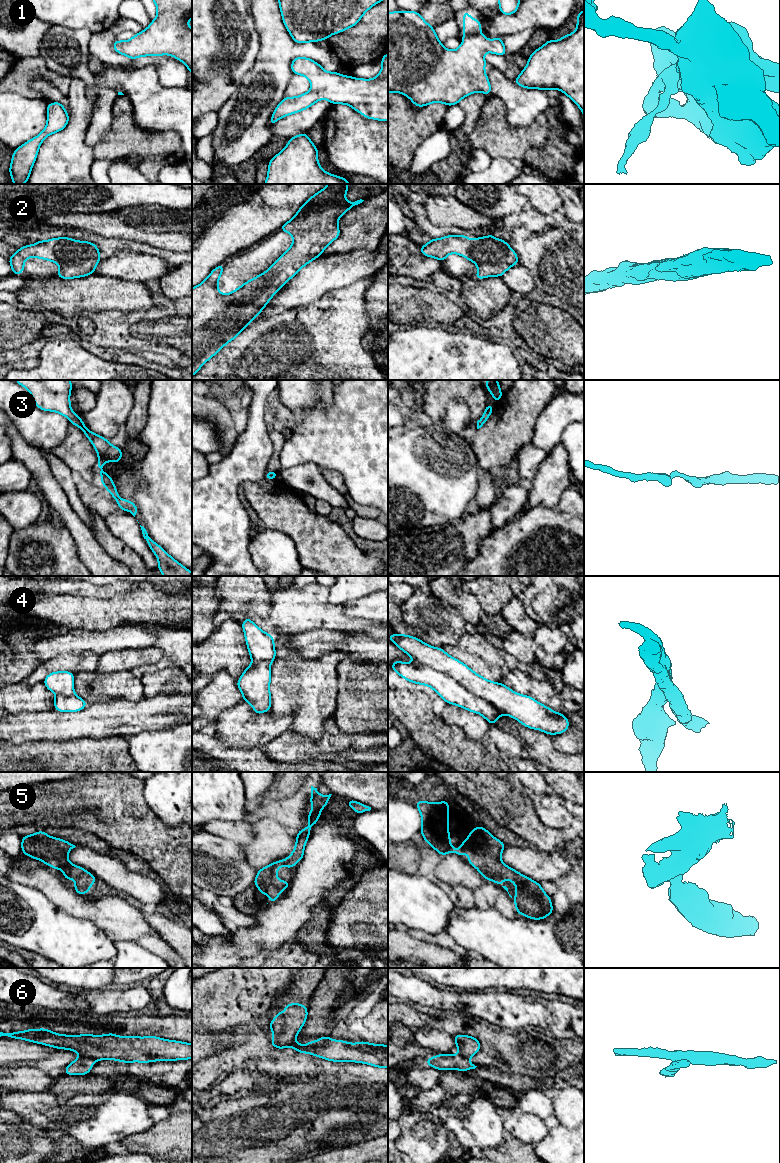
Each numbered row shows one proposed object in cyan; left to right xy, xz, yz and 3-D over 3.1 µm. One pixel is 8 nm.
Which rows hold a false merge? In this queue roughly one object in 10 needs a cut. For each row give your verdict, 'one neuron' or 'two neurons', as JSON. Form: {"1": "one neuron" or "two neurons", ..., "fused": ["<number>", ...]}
{"1": "one neuron", "2": "one neuron", "3": "one neuron", "4": "one neuron", "5": "one neuron", "6": "two neurons", "fused": ["6"]}

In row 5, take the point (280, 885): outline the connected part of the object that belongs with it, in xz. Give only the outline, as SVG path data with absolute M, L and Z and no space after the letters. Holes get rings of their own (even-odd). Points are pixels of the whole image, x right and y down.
M311 786L310 804L313 806L313 809L310 810L307 816L309 825L303 830L298 831L298 833L296 834L297 839L293 852L288 858L280 861L275 861L270 865L258 870L253 885L256 885L259 888L259 892L262 895L266 893L269 895L268 903L276 901L279 898L280 892L289 887L289 881L282 881L277 878L277 869L281 866L285 866L288 869L295 867L297 865L297 862L303 859L304 847L310 836L310 829L319 820L321 811L329 802L331 795L332 794L325 796L320 795L317 792L317 788Z

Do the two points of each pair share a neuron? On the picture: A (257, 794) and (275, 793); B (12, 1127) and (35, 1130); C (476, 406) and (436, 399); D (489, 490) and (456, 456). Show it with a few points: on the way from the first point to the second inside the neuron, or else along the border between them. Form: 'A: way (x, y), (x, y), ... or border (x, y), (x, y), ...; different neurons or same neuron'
A: border (272, 782), (263, 795), (267, 801); different neurons
B: way (18, 1133), (29, 1133); same neuron
C: way (466, 396), (464, 394), (446, 394); same neuron
D: border (479, 470), (478, 489), (472, 502); different neurons

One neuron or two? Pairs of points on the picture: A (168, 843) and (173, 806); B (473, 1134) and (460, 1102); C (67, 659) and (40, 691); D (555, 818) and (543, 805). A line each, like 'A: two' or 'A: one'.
A: two
B: one
C: two
D: one

